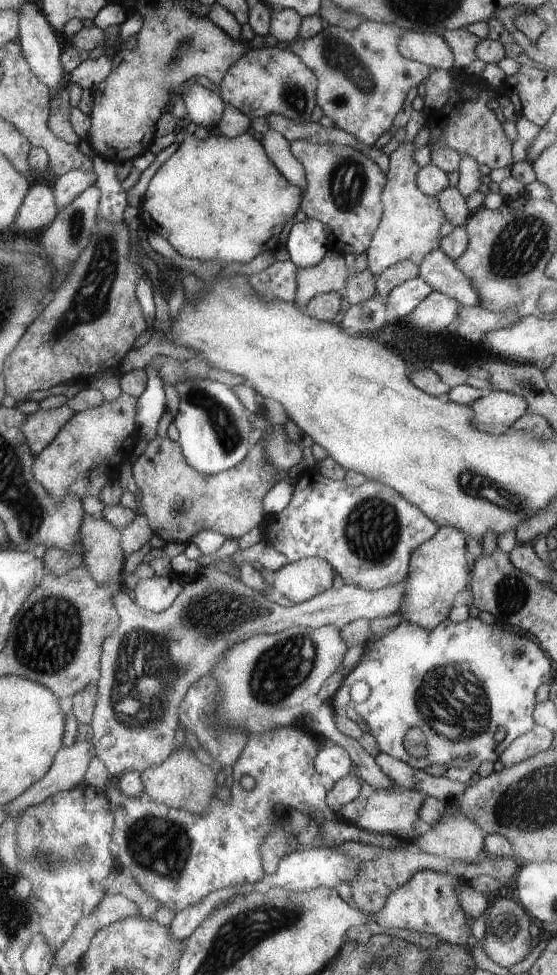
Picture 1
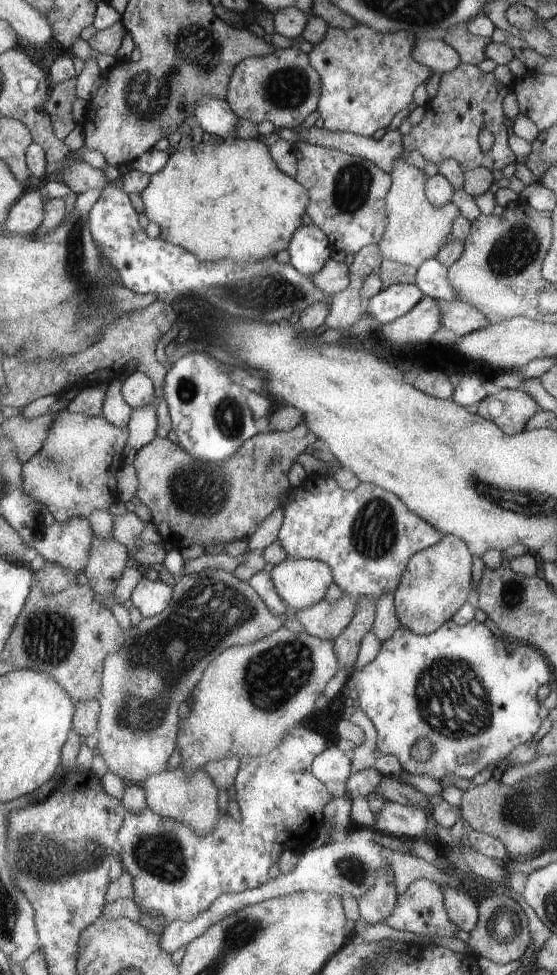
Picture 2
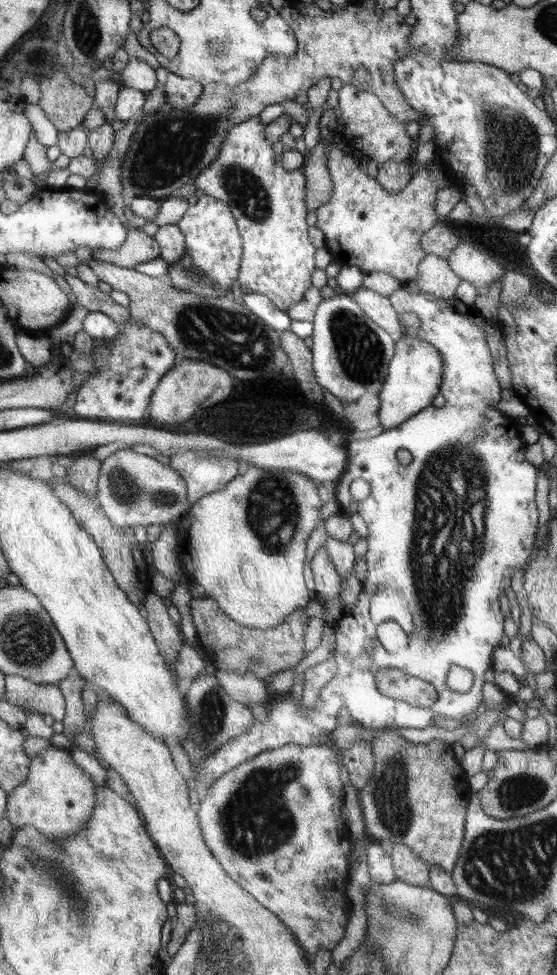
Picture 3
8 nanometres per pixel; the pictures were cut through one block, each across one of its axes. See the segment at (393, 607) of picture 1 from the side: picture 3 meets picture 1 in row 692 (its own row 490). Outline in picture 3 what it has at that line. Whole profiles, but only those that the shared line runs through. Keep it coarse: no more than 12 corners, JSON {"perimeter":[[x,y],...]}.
{"perimeter":[[127,448],[101,462],[97,502],[115,528],[181,520],[187,482]]}

